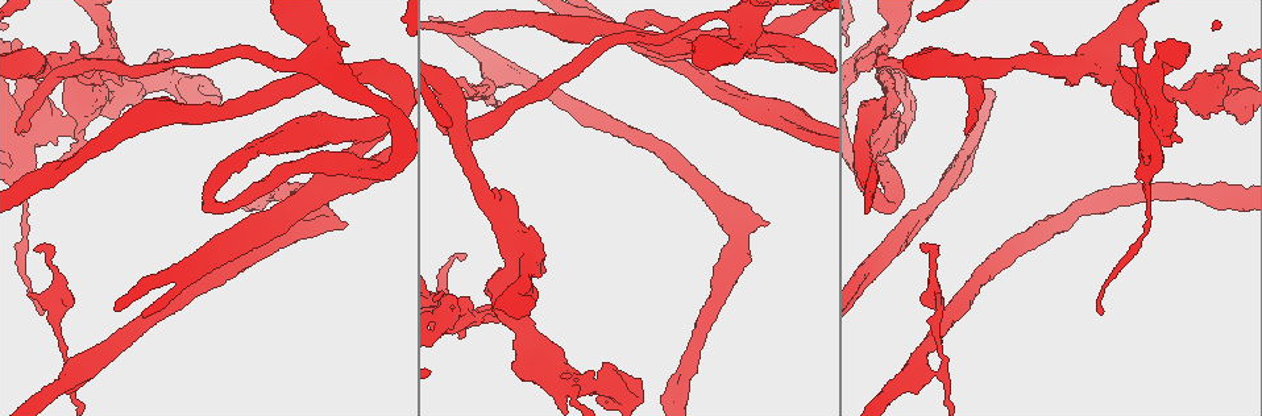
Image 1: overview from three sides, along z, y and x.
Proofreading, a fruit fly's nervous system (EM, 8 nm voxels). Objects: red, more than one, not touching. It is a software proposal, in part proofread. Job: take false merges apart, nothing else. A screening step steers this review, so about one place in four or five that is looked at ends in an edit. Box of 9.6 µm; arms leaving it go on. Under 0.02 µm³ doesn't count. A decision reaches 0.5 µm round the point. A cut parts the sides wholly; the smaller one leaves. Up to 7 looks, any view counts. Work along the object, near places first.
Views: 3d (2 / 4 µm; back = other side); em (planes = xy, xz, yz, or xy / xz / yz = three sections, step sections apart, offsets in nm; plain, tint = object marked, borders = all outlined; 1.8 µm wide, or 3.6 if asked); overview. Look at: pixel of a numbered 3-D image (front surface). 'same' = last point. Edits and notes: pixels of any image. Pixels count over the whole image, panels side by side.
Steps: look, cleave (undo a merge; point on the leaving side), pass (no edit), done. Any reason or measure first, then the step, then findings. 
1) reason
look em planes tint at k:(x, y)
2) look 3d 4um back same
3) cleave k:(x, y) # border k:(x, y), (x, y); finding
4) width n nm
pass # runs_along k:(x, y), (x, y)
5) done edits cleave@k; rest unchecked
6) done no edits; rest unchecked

calibre changes
look 3d 4um back at 1:(604, 386)

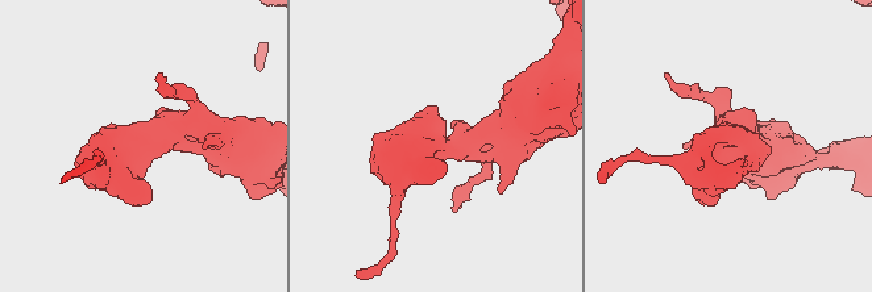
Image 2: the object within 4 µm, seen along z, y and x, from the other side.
need the tissue
look em planes tint at 2:(732, 138)

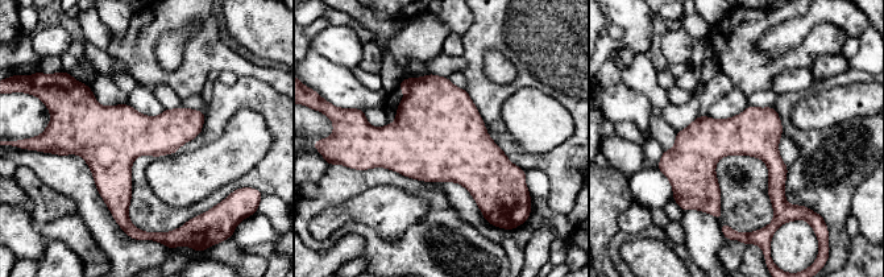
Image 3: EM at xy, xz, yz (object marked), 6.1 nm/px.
pass # continuous, no second neuron

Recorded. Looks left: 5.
thick turns thin
look 3d 4um back at 1:(517, 251)

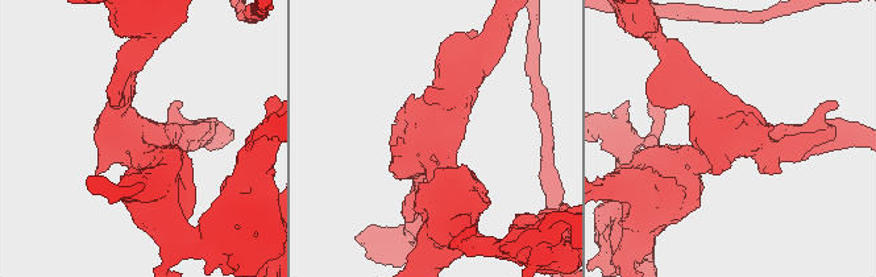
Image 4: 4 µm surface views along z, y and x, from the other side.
now the EM
look em planes tint at 4:(139, 141)

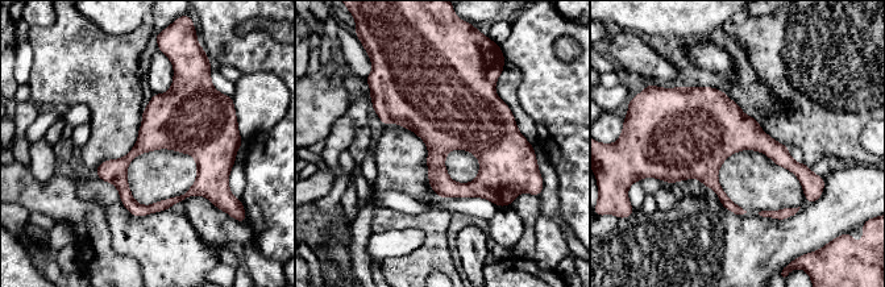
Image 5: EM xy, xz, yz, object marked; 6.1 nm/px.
pass # one neuron here

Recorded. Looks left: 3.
arms part here
look 3d 4um at 1:(752, 104)

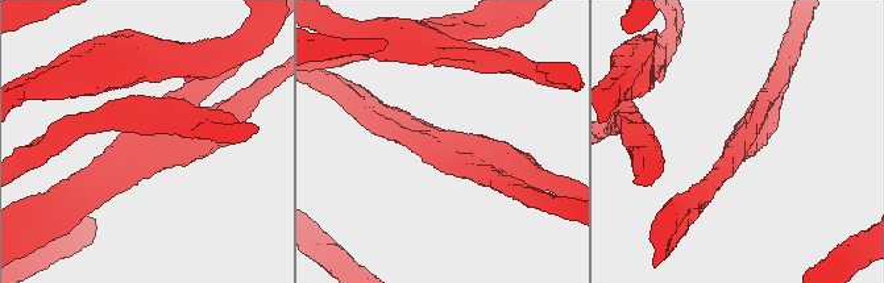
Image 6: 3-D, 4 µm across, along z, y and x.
look em yz step 4 tint at 6:(734, 143)

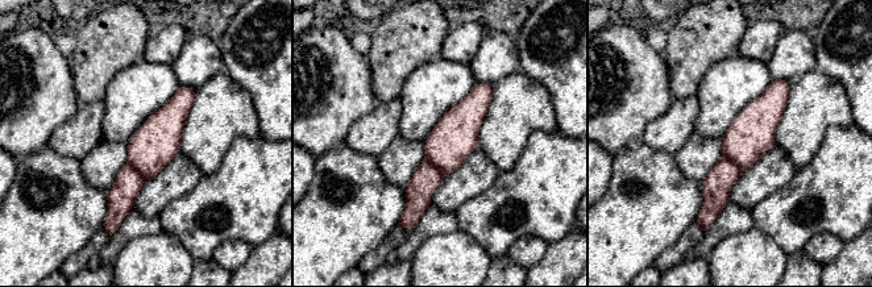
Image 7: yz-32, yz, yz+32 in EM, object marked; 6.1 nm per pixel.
cut it another way
look em xy step 8 borders same

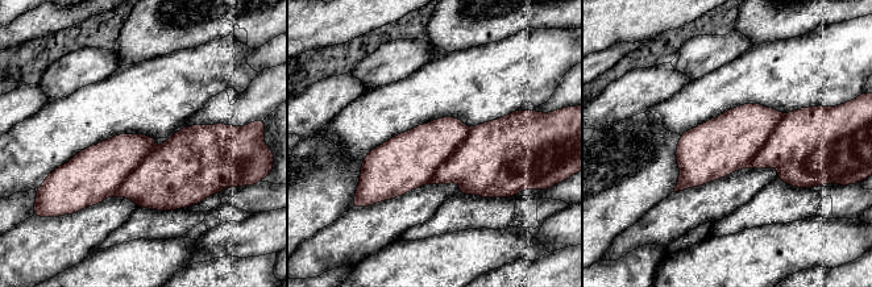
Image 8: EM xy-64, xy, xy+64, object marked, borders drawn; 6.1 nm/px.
width 380 nm
cleave 8:(489, 162) # border 8:(470, 129), (428, 182); two neurons meet here

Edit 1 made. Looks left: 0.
done edits cleave@8; rest unchecked

